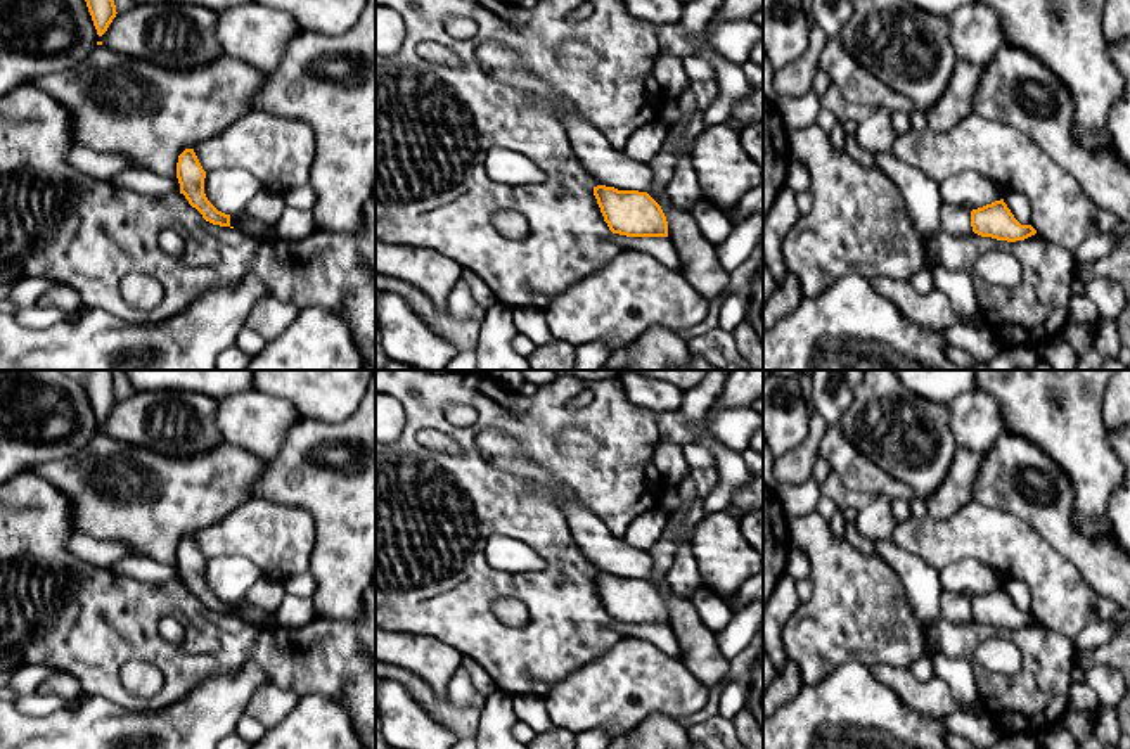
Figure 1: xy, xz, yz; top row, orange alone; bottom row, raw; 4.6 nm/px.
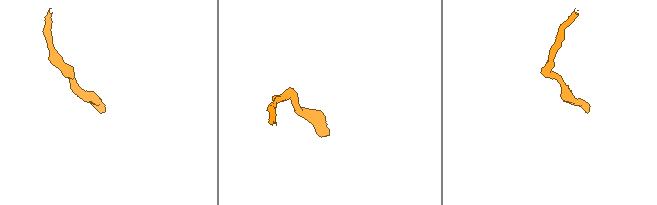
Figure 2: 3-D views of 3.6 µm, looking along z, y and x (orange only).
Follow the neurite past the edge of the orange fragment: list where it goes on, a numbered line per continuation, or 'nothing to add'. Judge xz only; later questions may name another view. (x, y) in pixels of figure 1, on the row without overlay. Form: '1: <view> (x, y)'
nothing to add

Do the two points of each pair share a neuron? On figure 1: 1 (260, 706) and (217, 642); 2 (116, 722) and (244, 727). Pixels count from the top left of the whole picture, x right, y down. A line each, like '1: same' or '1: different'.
1: different
2: different

